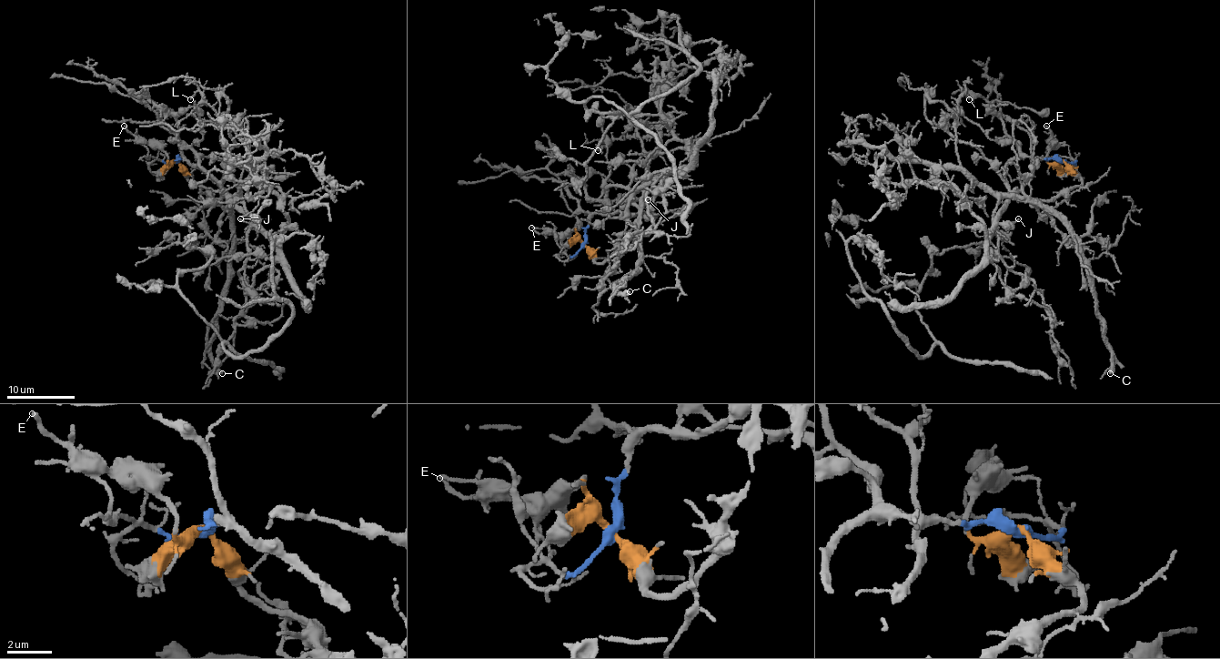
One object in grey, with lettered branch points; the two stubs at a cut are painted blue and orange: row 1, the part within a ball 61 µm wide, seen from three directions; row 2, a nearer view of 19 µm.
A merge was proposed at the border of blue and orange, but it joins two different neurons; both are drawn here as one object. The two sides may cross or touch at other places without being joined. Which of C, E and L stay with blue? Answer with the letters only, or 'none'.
C, L

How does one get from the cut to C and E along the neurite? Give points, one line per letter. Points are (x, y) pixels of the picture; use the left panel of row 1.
C: (176, 161), (198, 164), (231, 197), (231, 271), (210, 346), (210, 361), (222, 373)
E: (176, 161), (168, 161), (159, 148), (142, 144), (124, 125)

